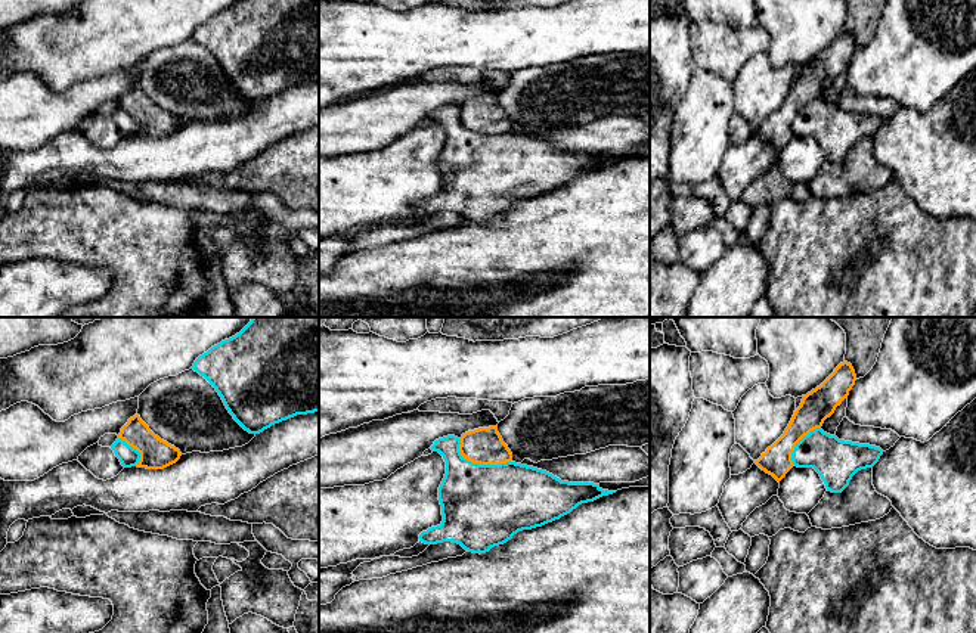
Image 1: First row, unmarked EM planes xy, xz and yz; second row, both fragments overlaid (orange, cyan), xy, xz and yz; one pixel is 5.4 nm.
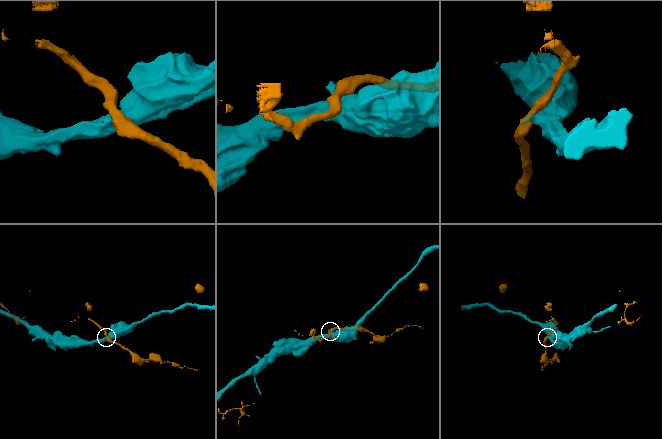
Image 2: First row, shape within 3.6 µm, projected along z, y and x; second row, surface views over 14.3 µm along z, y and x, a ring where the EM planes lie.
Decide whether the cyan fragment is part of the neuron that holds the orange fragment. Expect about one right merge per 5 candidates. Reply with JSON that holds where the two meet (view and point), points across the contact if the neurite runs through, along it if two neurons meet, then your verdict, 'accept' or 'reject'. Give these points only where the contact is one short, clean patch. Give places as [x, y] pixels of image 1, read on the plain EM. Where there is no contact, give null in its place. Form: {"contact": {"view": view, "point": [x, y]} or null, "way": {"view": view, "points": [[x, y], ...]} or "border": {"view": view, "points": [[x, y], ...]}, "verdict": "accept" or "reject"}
{"contact": {"view": "xz", "point": [479, 132]}, "border": {"view": "xz", "points": [[459, 108], [459, 121], [473, 132], [510, 132]]}, "verdict": "reject"}

